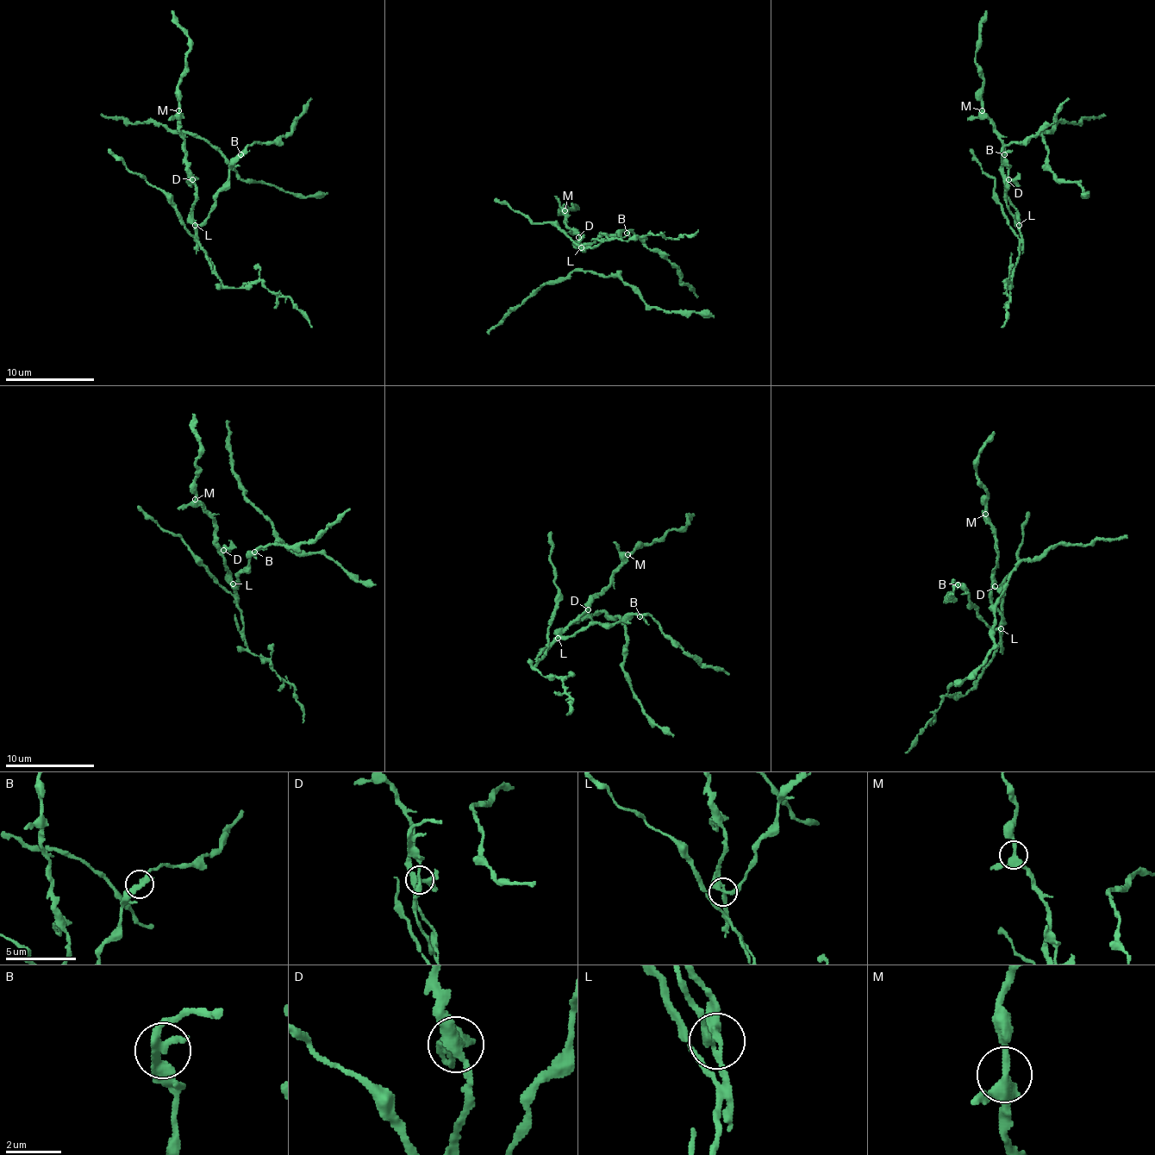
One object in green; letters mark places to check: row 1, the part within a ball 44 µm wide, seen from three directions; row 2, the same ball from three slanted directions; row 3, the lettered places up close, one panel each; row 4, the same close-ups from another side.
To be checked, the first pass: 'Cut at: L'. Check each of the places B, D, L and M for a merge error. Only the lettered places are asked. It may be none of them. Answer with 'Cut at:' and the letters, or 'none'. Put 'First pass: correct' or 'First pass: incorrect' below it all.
Cut at: L
First pass: correct

